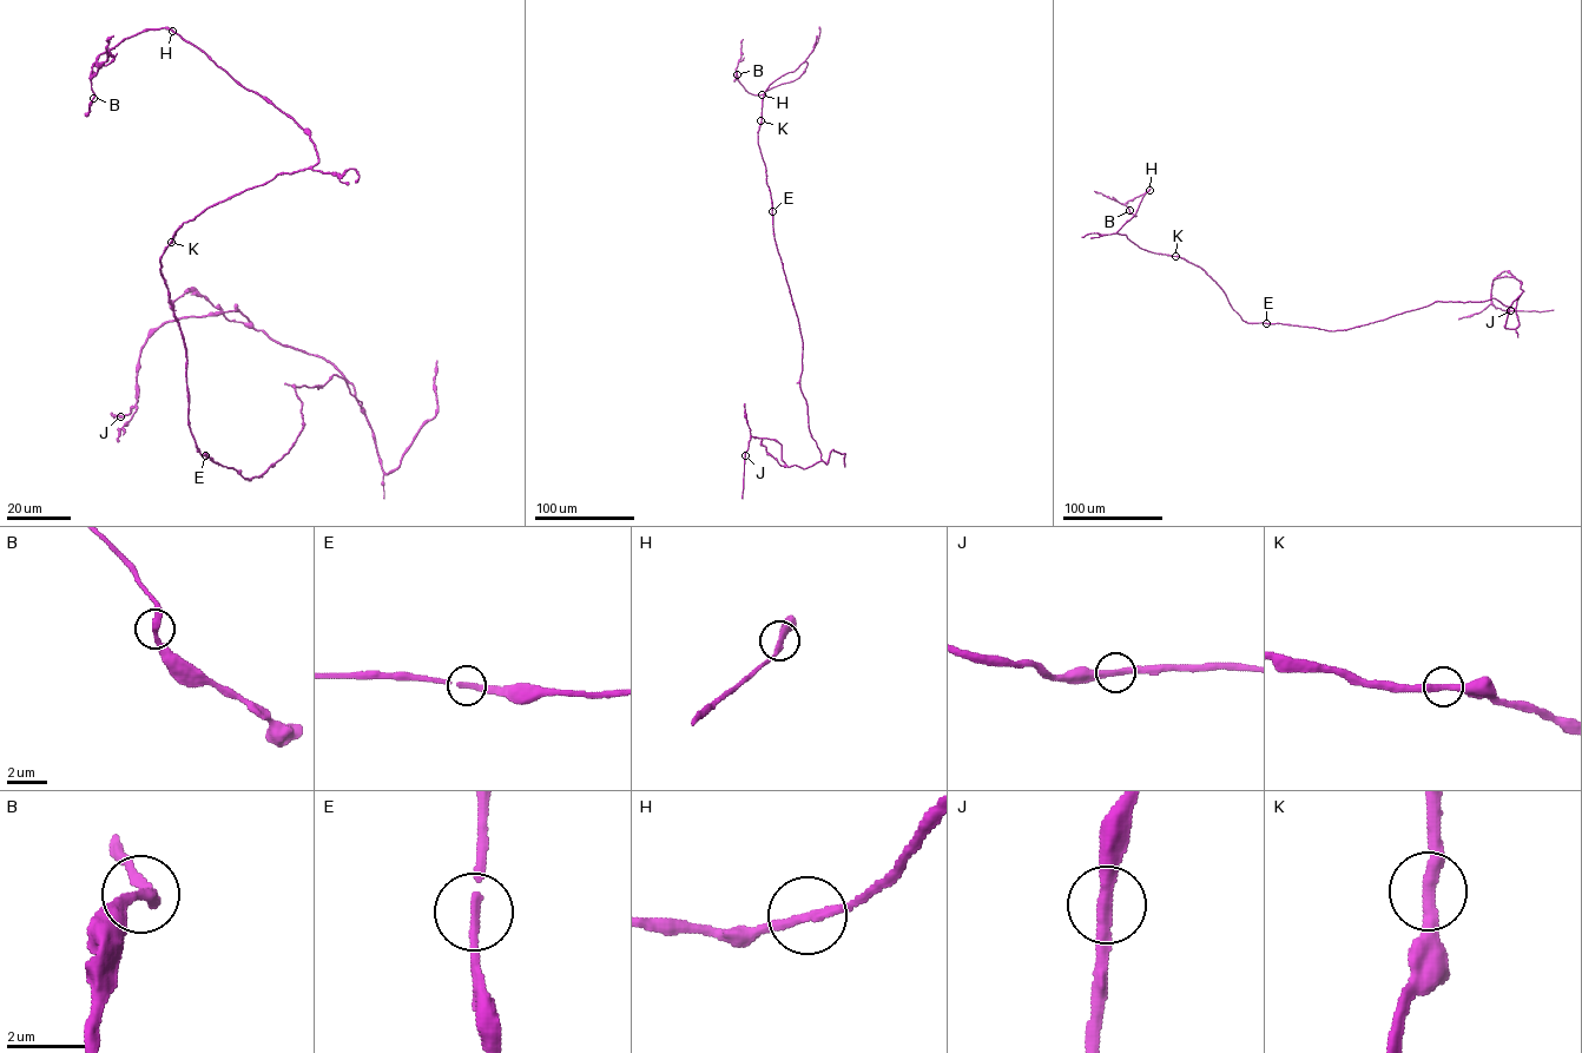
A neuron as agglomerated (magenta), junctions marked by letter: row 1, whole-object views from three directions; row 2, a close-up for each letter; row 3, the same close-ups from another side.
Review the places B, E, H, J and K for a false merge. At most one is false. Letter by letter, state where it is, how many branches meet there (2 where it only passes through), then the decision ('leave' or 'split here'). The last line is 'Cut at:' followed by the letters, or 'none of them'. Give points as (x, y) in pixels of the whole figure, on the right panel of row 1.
B: place (1129, 210); branches 2; leave
E: place (1266, 323); branches 2; leave
H: place (1149, 190); branches 2; leave
J: place (1510, 310); branches 2; leave
K: place (1175, 256); branches 2; leave
Cut at: none of them

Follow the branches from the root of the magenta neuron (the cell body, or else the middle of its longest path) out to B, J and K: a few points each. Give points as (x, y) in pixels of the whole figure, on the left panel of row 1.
B: (232, 467), (191, 434), (160, 257), (184, 222), (314, 166), (317, 151), (164, 27), (103, 53), (93, 97)
J: (232, 467), (289, 452), (295, 384), (338, 375), (361, 408), (236, 308), (164, 322), (120, 415)
K: (232, 467), (202, 455), (189, 426), (186, 349), (160, 274), (160, 257), (171, 242)

